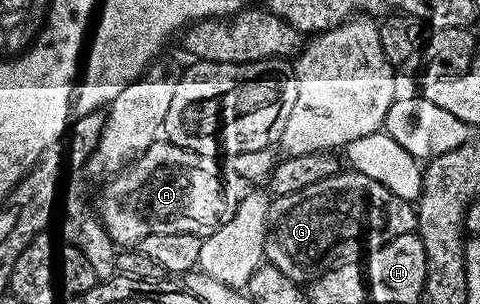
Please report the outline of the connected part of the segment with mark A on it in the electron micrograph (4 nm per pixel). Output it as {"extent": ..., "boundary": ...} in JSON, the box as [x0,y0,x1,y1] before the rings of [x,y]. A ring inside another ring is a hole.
{"extent":[96,140,232,248],"boundary":[[[155,140],[145,150],[141,156],[134,159],[133,162],[122,167],[117,174],[109,179],[110,182],[102,190],[102,195],[98,198],[98,206],[96,202],[96,213],[98,219],[102,221],[102,227],[108,232],[110,239],[122,248],[133,247],[140,240],[144,240],[144,236],[152,236],[152,232],[176,232],[177,234],[194,234],[197,238],[207,238],[212,232],[219,230],[232,213],[231,203],[226,203],[226,186],[222,183],[222,170],[218,167],[219,163],[212,158],[205,158],[196,152],[188,152],[188,148],[180,148],[176,144],[165,140]]]}

